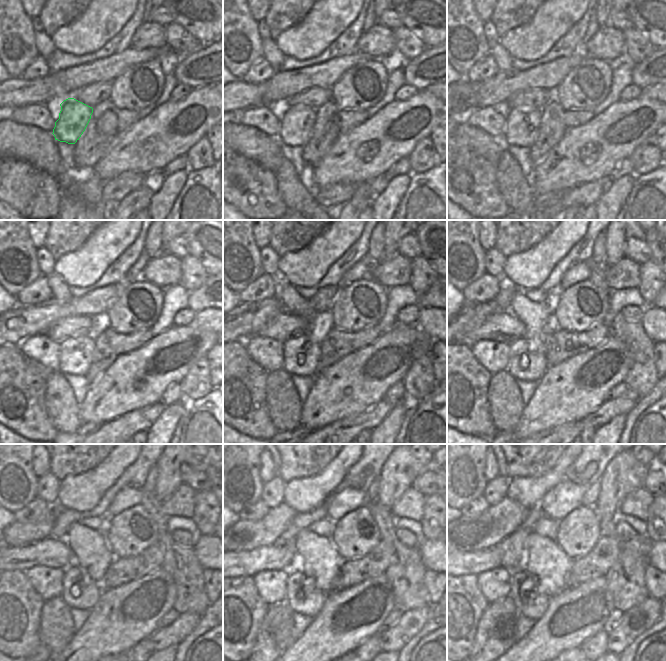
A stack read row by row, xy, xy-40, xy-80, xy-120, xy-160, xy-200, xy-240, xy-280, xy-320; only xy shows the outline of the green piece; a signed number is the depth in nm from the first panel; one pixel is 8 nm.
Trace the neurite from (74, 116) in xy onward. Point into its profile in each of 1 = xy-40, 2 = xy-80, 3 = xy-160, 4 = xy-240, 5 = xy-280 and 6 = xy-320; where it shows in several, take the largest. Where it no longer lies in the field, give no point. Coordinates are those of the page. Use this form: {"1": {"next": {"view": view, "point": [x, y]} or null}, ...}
{"1": {"next": {"view": "xy-40", "point": [297, 122]}}, "2": {"next": {"view": "xy-80", "point": [522, 125]}}, "3": {"next": {"view": "xy-160", "point": [307, 345]}}, "4": {"next": {"view": "xy-240", "point": [90, 591]}}, "5": {"next": {"view": "xy-280", "point": [311, 602]}}, "6": {"next": {"view": "xy-320", "point": [528, 601]}}}

